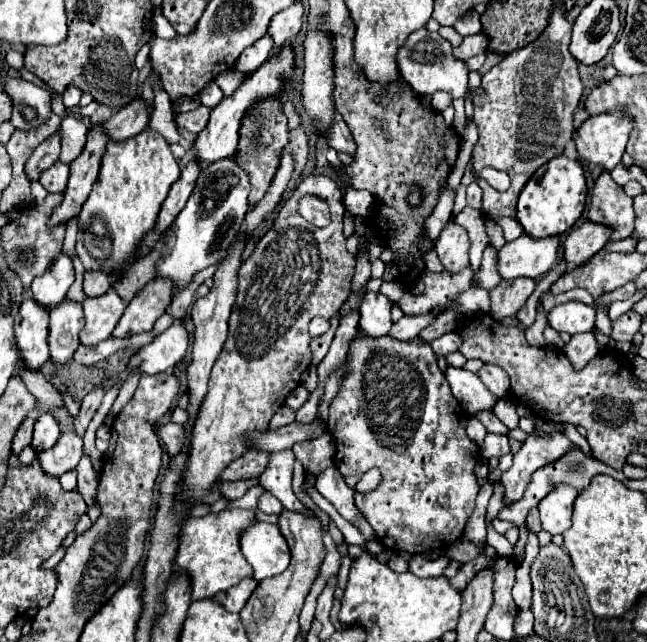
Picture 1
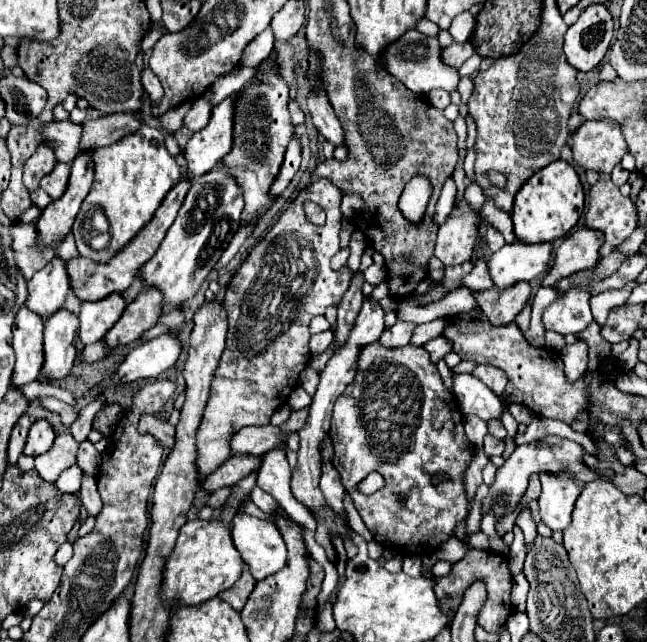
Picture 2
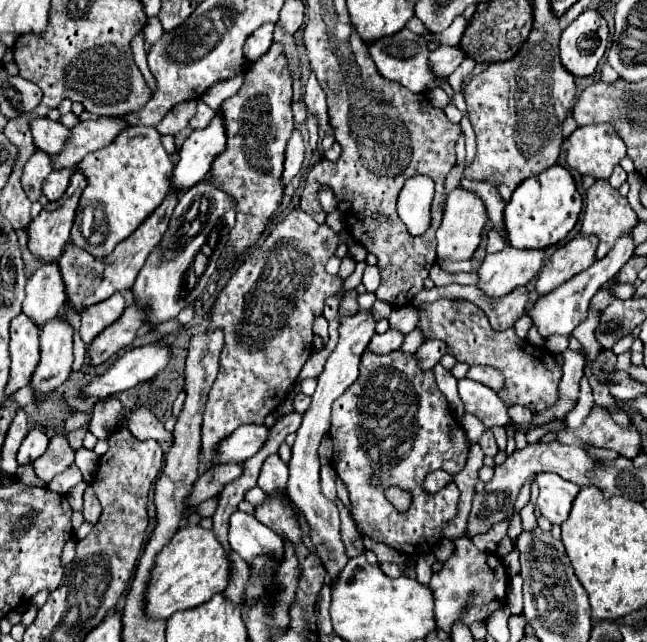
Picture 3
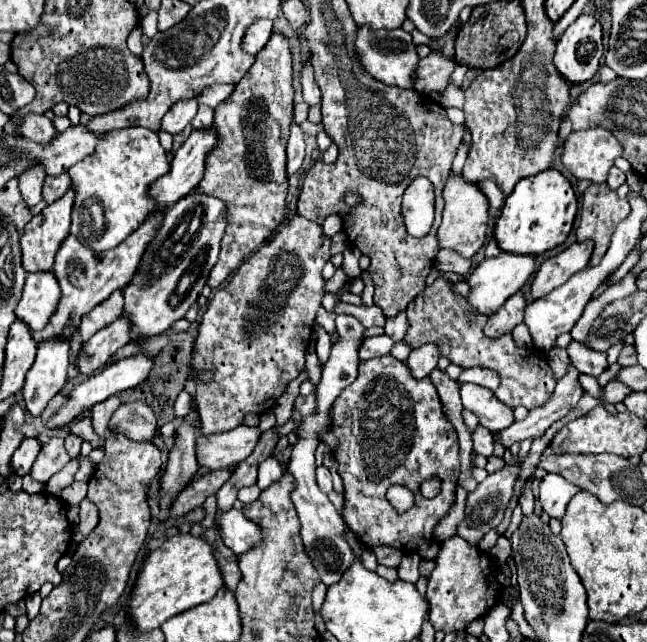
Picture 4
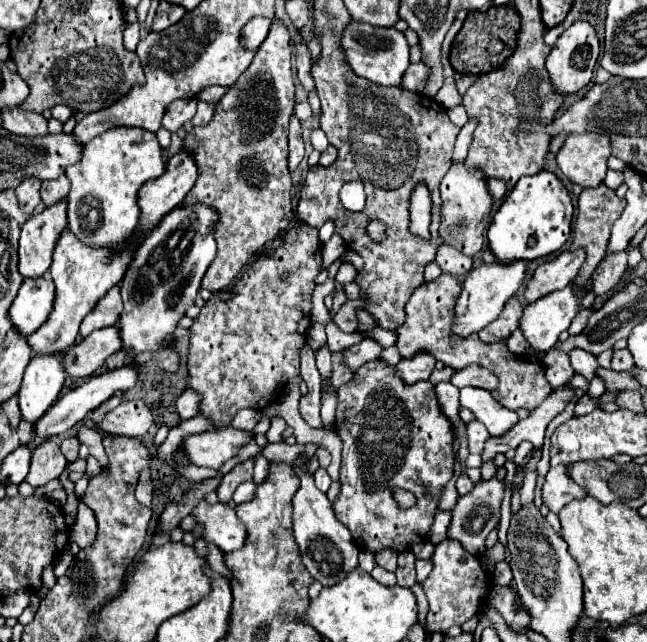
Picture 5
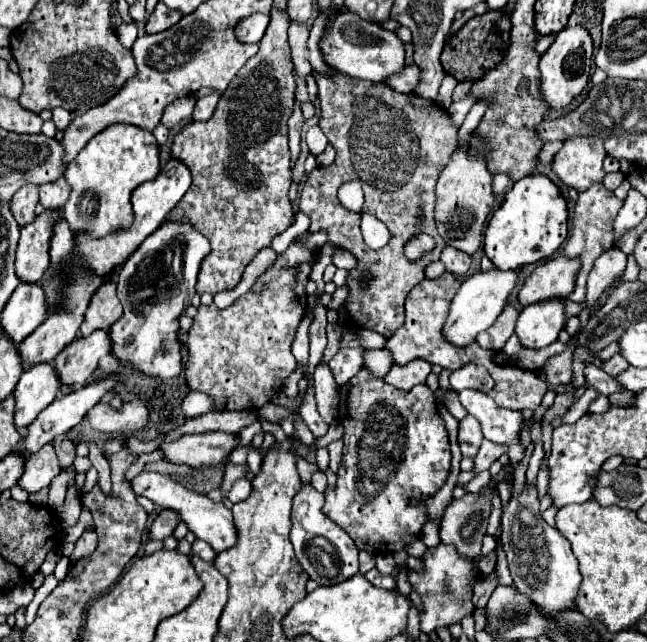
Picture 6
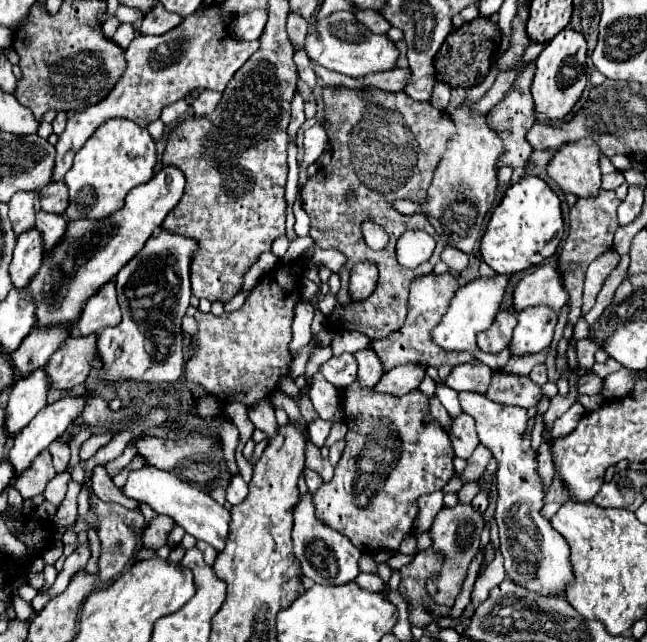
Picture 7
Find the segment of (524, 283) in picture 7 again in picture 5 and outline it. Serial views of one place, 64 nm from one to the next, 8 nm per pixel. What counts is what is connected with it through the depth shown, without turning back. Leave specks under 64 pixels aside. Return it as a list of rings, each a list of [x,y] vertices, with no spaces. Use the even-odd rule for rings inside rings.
[[[574,250],[574,252],[562,252],[554,260],[540,264],[524,290],[526,302],[536,302],[538,298],[554,290],[572,284],[580,272],[584,258],[586,258],[584,250]]]

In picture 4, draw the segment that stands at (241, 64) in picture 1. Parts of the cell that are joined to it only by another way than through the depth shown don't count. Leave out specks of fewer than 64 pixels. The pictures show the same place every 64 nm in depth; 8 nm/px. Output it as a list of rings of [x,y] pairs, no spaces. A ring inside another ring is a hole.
[[[256,20],[256,24],[252,24],[252,28],[248,28],[248,32],[244,34],[242,48],[248,54],[258,54],[268,42],[270,34],[272,34],[272,20]]]

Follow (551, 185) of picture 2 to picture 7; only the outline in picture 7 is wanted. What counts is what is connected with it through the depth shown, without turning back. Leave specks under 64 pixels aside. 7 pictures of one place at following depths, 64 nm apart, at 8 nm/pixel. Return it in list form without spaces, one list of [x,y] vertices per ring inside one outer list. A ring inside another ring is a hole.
[[[524,176],[504,192],[502,202],[492,212],[488,228],[480,240],[480,254],[496,274],[514,274],[550,258],[556,252],[562,234],[564,220],[558,196],[544,180]]]

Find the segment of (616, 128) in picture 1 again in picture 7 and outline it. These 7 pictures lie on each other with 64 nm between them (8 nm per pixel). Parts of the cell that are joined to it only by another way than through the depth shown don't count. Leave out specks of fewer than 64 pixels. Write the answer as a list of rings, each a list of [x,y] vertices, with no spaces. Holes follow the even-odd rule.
[[[592,140],[568,142],[552,156],[548,176],[564,194],[578,198],[596,196],[600,190],[600,148]]]

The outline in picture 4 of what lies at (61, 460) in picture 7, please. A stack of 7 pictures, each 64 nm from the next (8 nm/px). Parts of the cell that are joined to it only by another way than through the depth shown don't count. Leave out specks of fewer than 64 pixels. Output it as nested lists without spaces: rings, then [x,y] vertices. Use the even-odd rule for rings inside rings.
[[[68,434],[66,436],[64,448],[66,448],[66,452],[68,452],[70,458],[76,458],[80,454],[80,446],[82,446],[82,440],[78,436],[74,436],[74,434]]]

